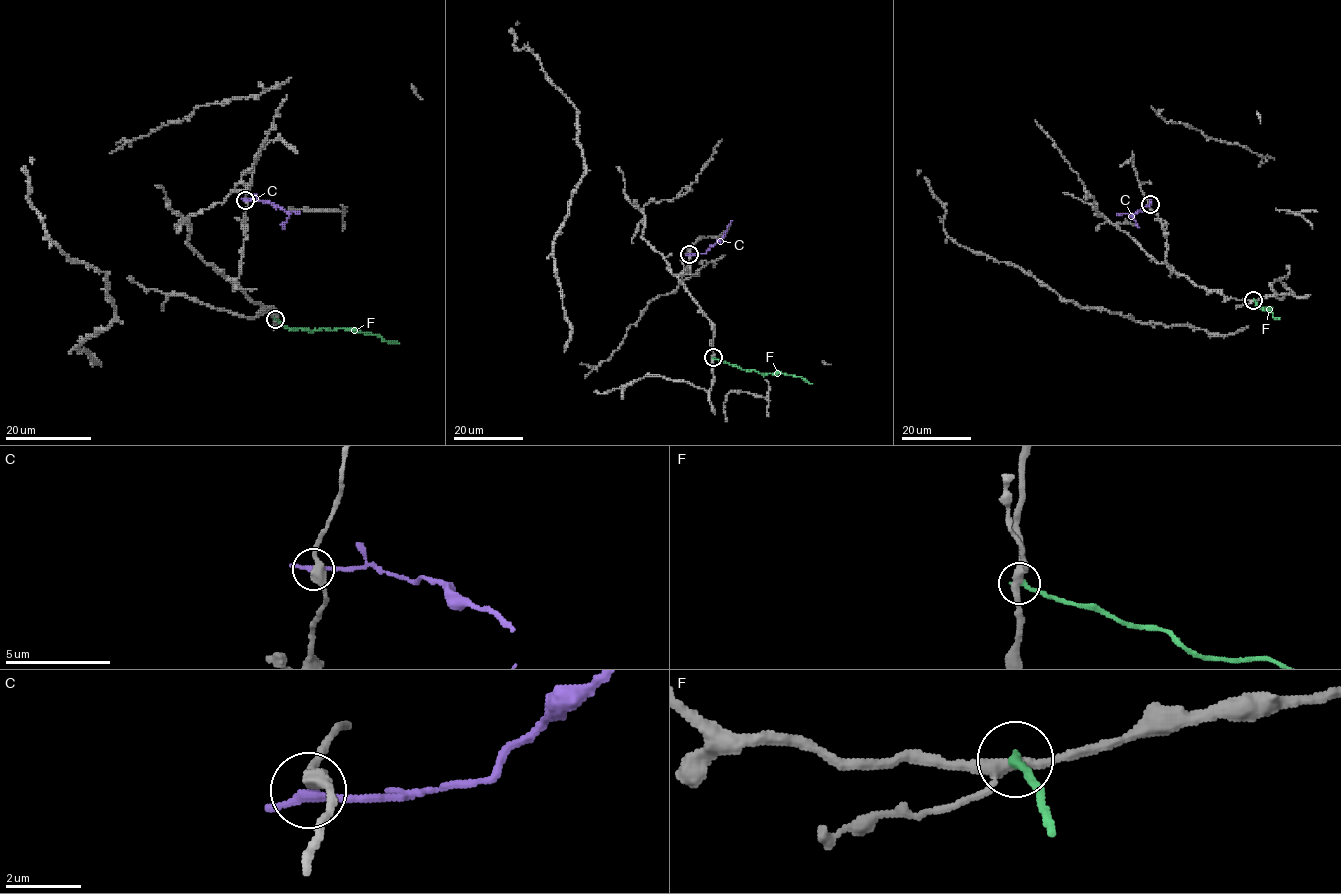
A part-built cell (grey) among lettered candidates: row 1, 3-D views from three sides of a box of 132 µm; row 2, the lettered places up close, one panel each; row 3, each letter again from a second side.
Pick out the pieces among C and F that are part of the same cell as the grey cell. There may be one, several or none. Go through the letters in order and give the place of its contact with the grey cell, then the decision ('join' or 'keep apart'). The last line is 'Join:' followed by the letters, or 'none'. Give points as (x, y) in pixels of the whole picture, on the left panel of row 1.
C: (245, 200) | keep apart
F: (275, 319) | keep apart
Join: none

